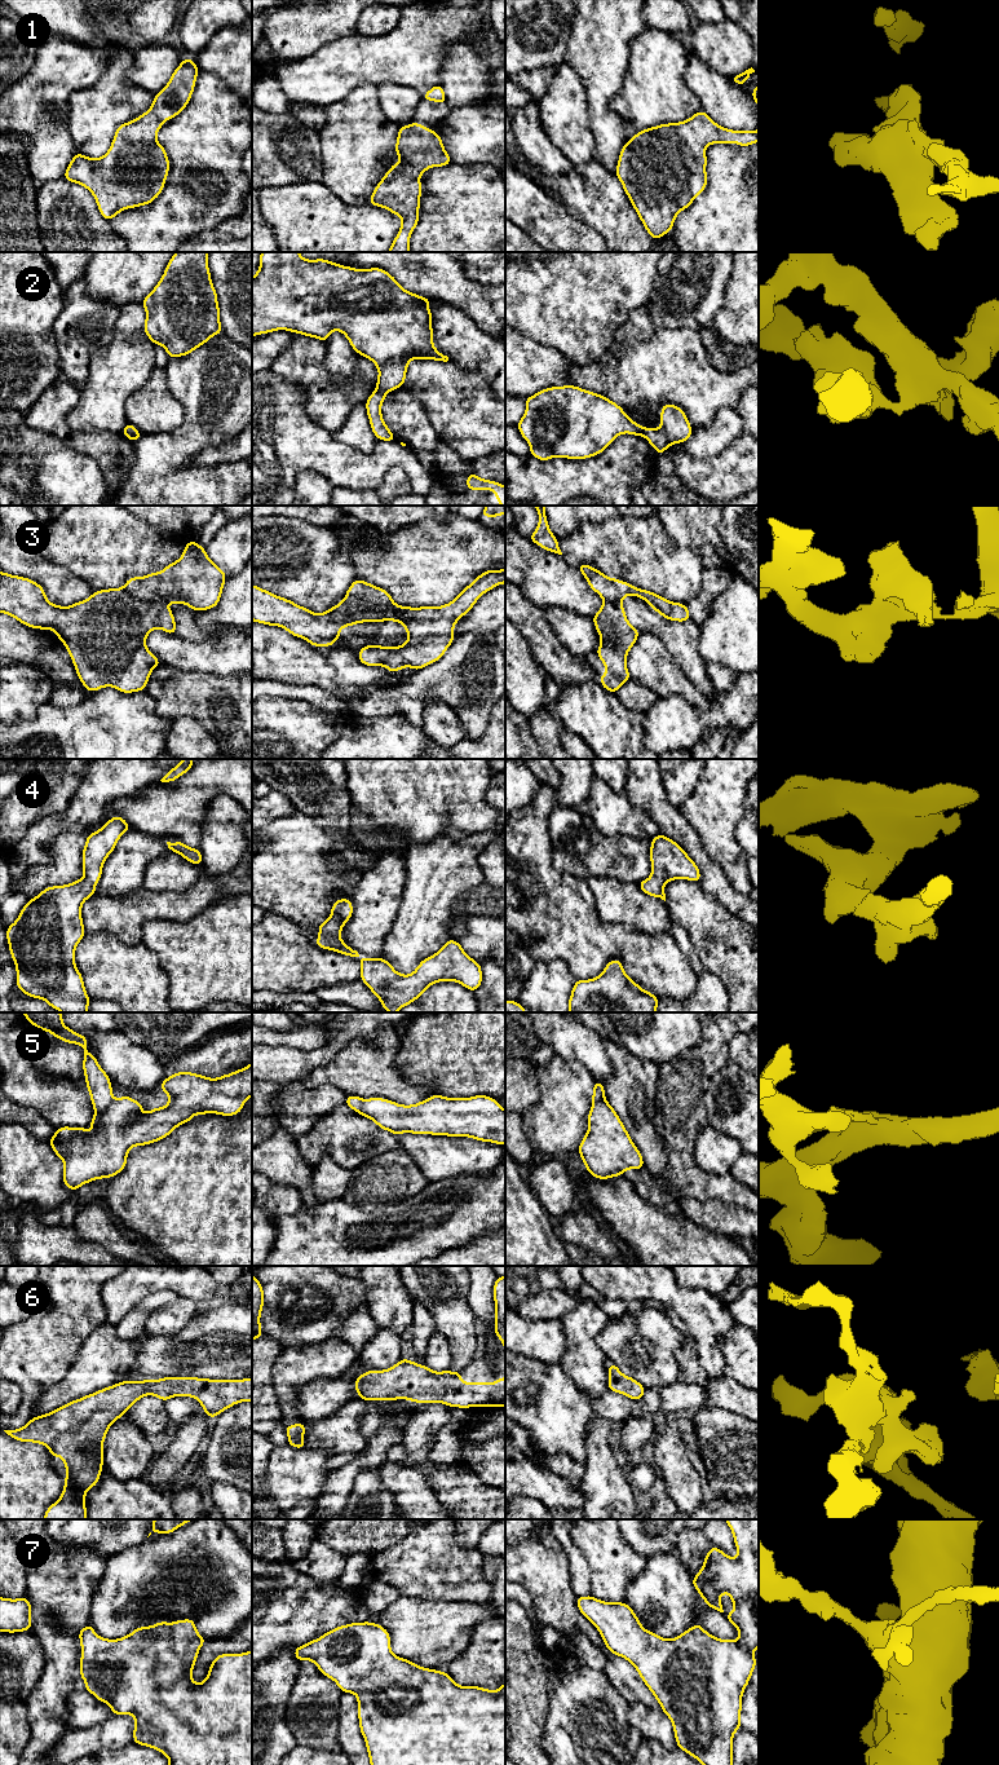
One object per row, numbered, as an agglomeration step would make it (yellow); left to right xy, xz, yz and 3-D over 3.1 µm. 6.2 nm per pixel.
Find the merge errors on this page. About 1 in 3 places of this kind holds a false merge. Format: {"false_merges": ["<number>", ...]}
{"false_merges": ["2", "3", "5"]}

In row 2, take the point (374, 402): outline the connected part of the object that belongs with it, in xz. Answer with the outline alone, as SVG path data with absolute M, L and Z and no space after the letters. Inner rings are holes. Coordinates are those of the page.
M377 389L371 393L366 401L366 410L370 419L370 425L377 440L395 442L394 434L386 427L381 415L381 403L385 400L385 394Z

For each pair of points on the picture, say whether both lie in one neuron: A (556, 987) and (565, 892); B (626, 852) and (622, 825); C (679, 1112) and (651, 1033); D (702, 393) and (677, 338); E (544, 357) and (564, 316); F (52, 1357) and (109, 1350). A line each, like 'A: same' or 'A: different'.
A: different
B: different
C: different
D: same
E: different
F: different

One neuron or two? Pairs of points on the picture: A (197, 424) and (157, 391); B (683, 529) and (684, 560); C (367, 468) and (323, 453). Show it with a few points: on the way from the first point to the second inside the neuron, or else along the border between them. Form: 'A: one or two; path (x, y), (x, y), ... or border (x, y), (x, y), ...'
A: two; border (168, 385), (182, 405), (182, 420), (159, 432)
B: two; border (662, 525), (679, 545), (686, 546), (702, 561)
C: one; path (357, 468), (345, 467), (334, 459)

